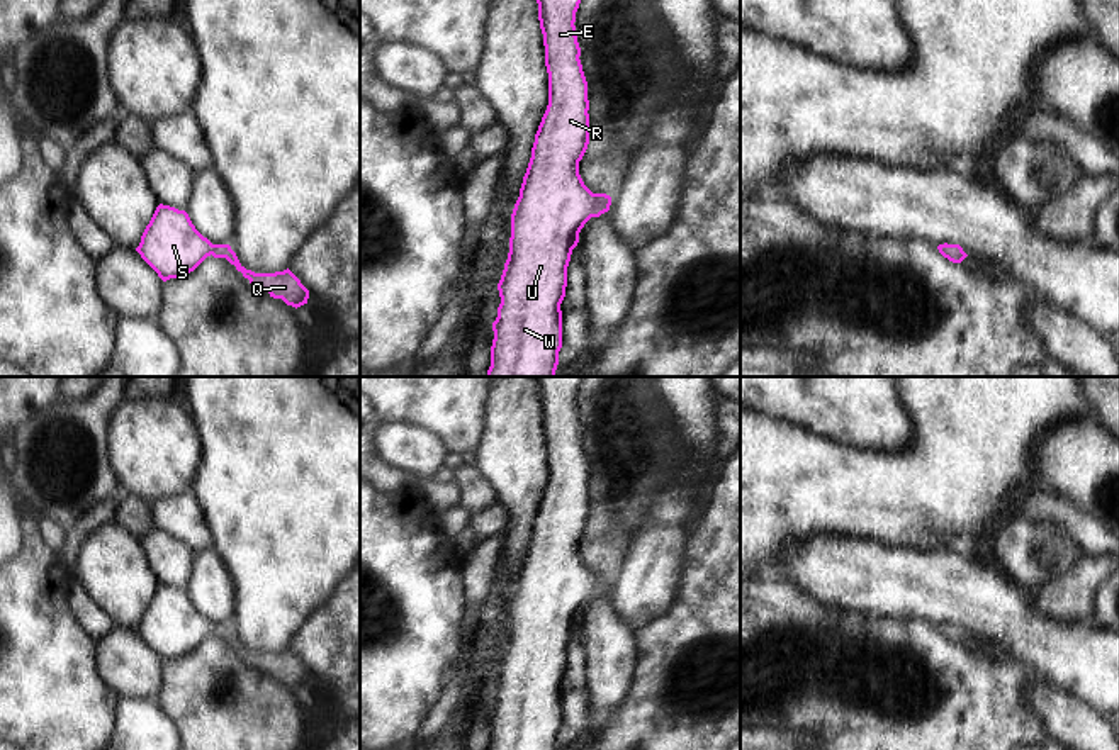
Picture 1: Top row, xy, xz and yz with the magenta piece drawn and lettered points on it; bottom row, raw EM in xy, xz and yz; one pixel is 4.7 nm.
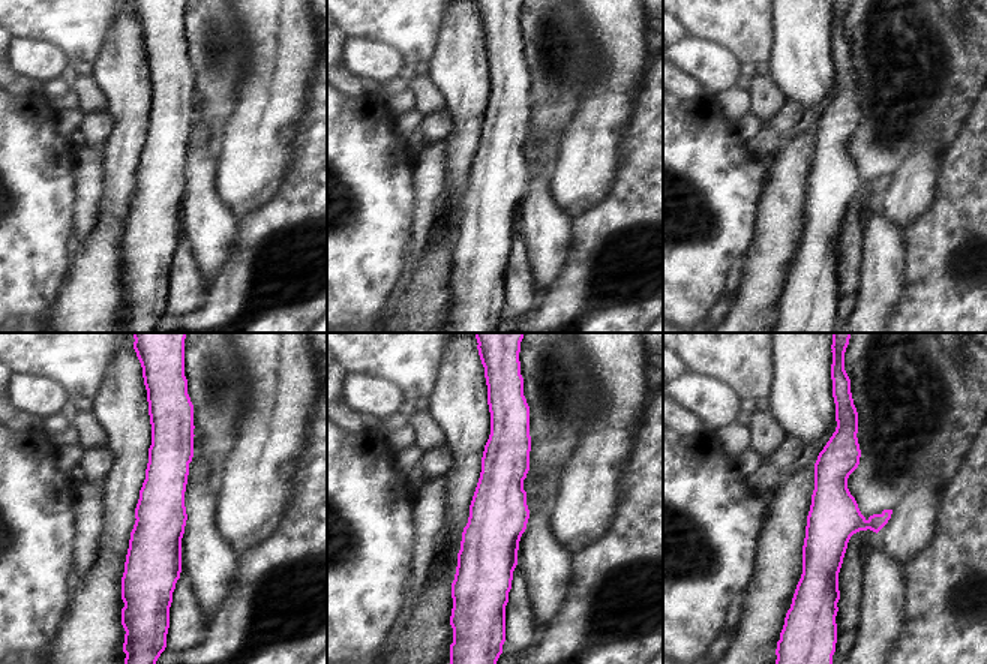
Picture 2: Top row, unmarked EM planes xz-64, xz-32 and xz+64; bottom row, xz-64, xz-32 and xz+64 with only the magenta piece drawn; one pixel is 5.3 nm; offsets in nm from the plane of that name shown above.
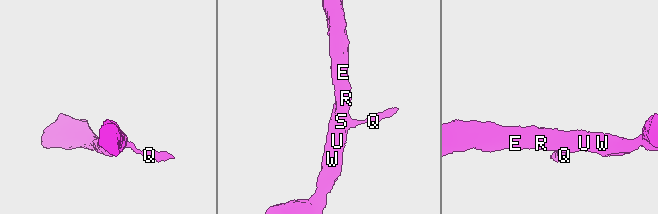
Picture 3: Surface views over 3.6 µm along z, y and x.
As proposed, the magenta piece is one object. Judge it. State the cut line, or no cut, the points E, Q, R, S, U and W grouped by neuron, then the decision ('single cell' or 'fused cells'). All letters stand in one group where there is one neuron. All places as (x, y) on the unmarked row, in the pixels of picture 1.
cut none; groups E Q R S U W; single cell

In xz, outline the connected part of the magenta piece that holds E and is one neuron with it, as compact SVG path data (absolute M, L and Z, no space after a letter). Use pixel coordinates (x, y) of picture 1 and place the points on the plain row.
M535 377L548 453L548 485L511 594L509 633L498 663L501 684L492 702L489 750L557 750L562 728L560 684L571 635L584 604L611 585L610 575L593 574L579 555L579 541L589 524L588 462L574 406L581 378Z

